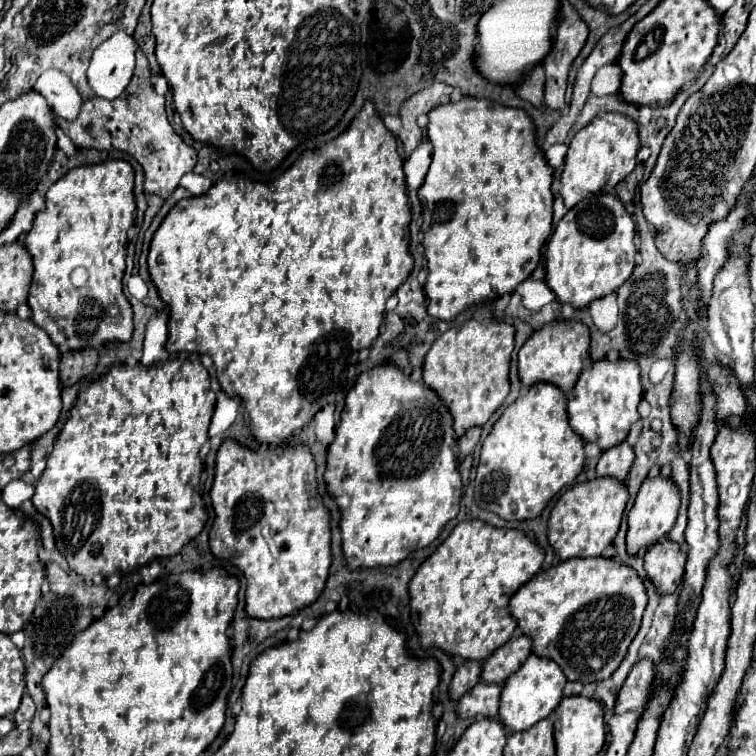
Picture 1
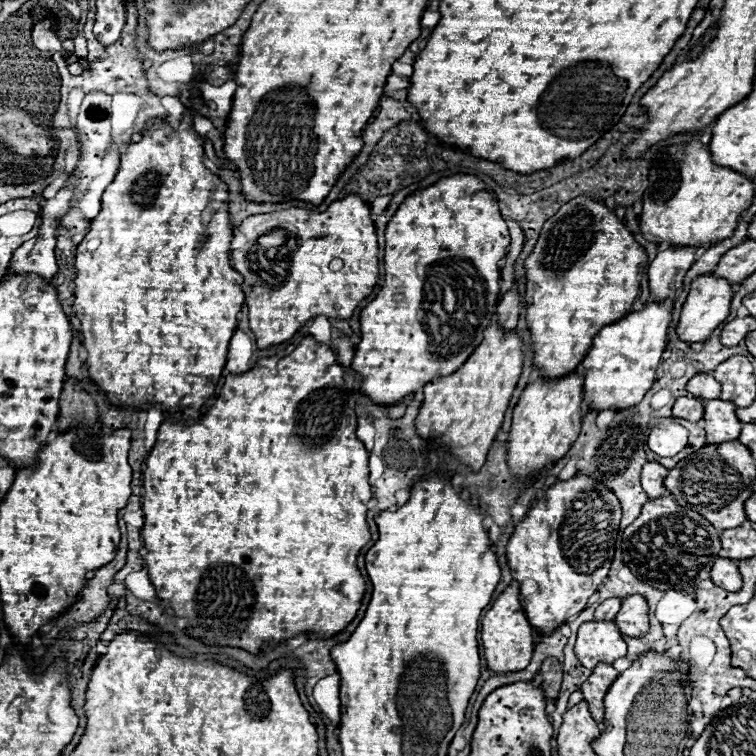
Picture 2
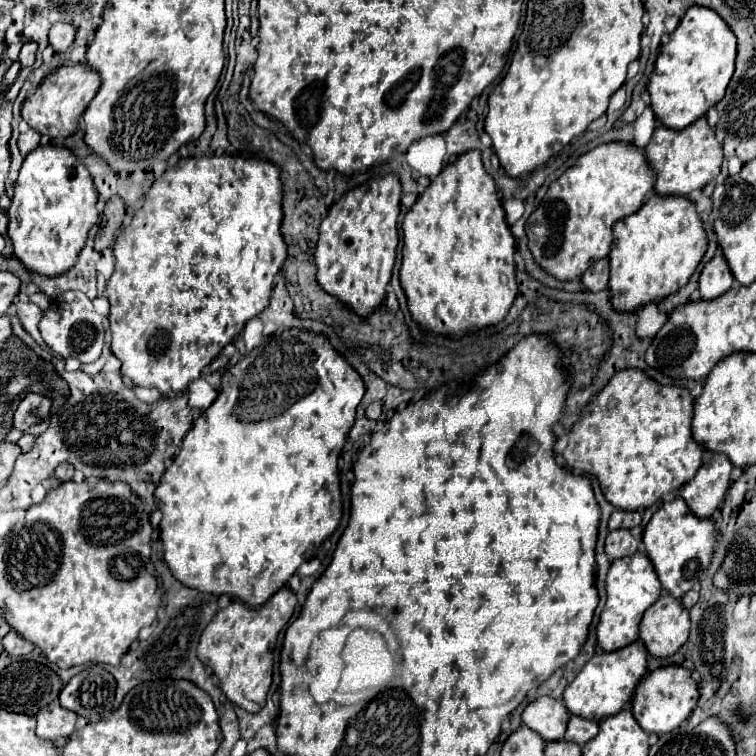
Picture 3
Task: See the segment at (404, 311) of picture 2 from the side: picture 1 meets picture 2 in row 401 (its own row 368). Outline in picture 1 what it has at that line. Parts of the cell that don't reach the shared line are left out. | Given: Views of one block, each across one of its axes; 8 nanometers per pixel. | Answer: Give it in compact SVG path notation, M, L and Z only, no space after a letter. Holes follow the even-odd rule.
M384 362L374 366L368 372L362 372L356 380L356 384L352 386L352 390L346 396L346 404L340 416L340 424L336 428L336 436L334 442L328 446L328 464L326 464L326 482L328 482L328 492L336 498L336 504L342 512L342 520L340 520L340 530L342 530L342 552L346 558L346 564L350 568L372 568L372 566L394 566L398 562L402 562L410 552L418 550L418 548L426 548L428 544L432 544L440 530L444 528L444 524L452 518L456 518L458 510L460 510L460 500L462 500L462 478L460 478L460 470L458 470L458 460L456 454L452 450L452 442L454 442L456 434L454 434L454 424L452 424L452 414L448 410L448 406L444 404L444 400L424 382L414 382L410 376L406 376L396 364L392 362Z

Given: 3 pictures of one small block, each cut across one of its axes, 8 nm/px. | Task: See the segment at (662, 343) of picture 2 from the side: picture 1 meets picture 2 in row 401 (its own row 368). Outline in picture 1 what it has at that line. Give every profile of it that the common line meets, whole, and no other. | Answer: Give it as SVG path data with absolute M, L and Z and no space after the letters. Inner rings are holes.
M602 358L582 370L578 382L568 392L568 416L570 426L586 442L600 444L602 450L608 450L626 440L630 426L640 420L638 404L642 400L642 382L640 366L634 360L618 358L616 362Z

